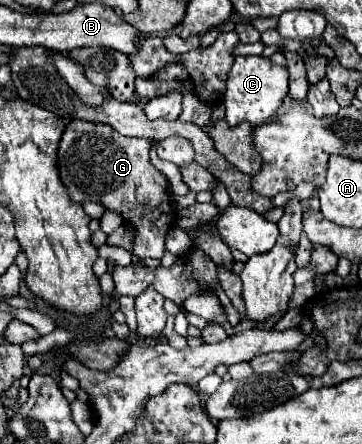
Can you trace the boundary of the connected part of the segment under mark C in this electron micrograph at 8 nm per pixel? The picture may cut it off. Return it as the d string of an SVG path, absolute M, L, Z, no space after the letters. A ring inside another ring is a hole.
M257 55L235 57L235 63L229 71L227 89L223 93L223 105L227 107L227 123L229 125L239 125L243 121L251 125L265 123L275 115L275 111L283 103L283 97L289 93L287 85L289 85L287 67L275 65L269 59Z

